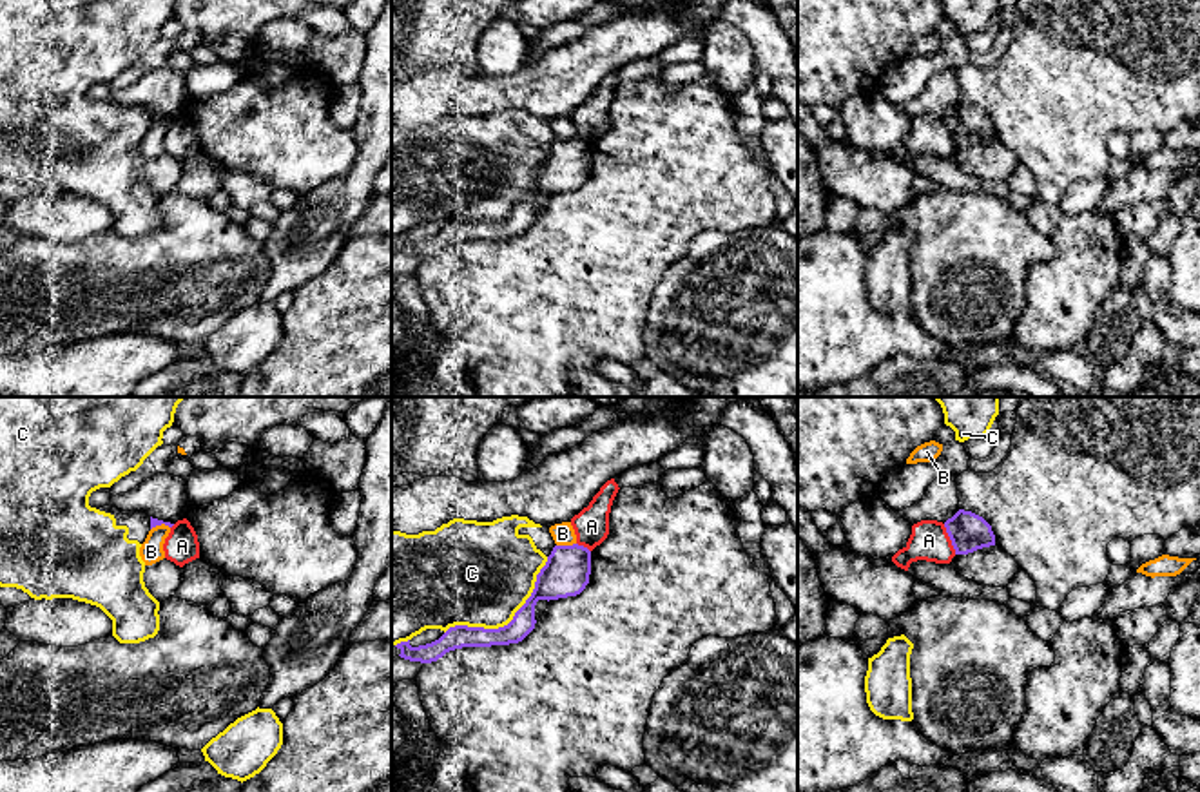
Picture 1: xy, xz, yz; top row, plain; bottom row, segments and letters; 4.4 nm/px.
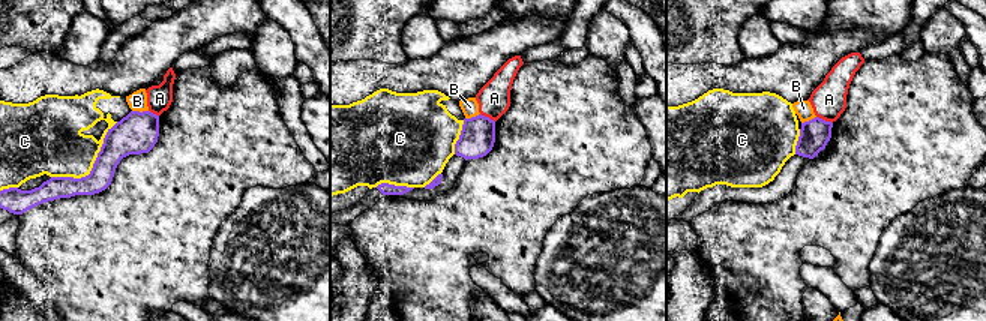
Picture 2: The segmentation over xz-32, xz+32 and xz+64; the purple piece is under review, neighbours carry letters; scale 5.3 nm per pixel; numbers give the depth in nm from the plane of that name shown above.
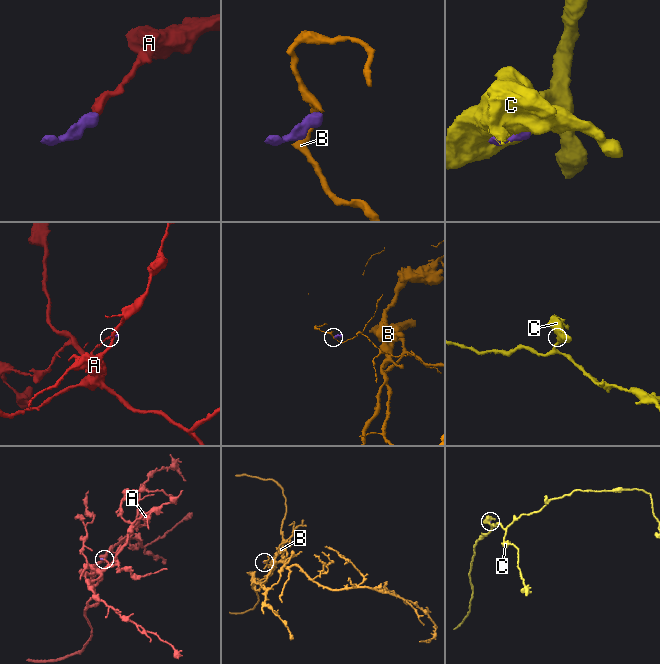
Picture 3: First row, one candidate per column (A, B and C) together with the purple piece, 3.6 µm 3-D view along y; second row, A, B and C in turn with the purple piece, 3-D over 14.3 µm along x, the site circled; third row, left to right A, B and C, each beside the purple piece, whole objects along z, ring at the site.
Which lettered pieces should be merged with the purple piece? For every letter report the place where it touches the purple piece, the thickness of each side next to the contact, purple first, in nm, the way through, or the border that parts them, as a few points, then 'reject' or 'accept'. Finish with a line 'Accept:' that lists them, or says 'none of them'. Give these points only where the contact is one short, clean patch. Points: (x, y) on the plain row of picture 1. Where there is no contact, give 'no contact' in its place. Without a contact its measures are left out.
A: meets purple in yz at (950, 133); 170 nm thick on the purple side, 170 nm on the other; border along yz (943, 118), (956, 147); reject
B: meets purple in xz at (566, 140); 200 nm thick on the purple side, 100 nm on the other; border along xz (575, 136), (557, 140); reject
C: meets purple in xz at (510, 216); 140 nm thick on the purple side, 460 nm on the other; reject
Accept: none of them

